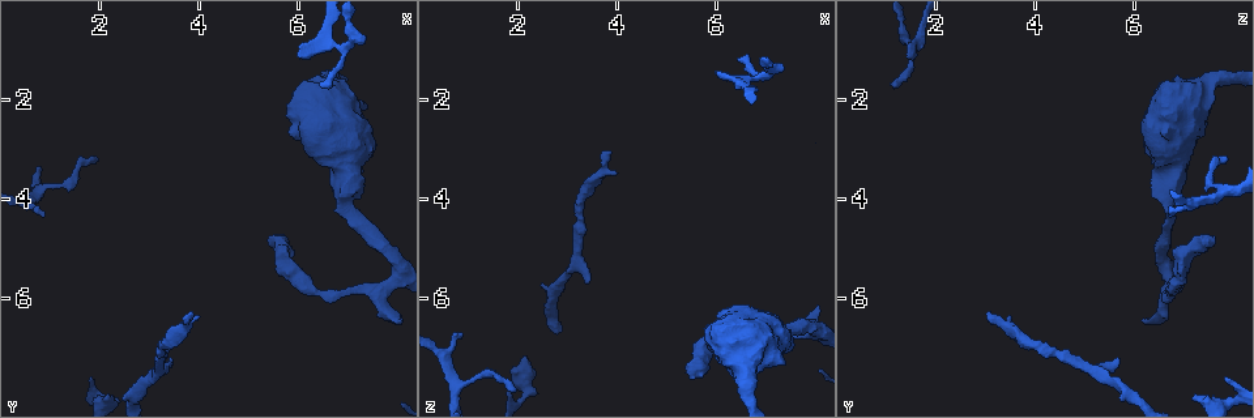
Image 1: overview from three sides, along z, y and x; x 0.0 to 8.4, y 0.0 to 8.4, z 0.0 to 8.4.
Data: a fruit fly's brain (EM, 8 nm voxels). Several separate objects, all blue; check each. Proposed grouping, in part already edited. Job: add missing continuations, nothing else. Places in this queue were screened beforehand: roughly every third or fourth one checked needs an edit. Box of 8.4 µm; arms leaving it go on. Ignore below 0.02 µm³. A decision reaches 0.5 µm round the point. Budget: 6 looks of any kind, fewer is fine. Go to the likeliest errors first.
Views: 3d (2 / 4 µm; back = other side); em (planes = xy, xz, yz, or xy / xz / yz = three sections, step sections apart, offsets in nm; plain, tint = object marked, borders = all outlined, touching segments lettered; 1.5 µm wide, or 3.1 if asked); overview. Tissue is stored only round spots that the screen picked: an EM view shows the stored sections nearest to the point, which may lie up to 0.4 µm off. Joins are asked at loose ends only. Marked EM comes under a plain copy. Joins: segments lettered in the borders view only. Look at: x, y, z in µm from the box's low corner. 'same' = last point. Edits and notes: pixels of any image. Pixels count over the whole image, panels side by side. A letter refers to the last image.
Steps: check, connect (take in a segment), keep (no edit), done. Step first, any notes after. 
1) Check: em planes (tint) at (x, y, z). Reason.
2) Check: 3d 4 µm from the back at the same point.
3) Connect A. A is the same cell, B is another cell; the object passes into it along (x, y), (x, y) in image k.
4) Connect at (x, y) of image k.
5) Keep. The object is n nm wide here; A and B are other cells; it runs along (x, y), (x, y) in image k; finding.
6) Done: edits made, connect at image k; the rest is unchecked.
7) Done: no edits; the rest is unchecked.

Check: 3d 2 µm at (3.90, 6.20, 3.05). Branch stops here.

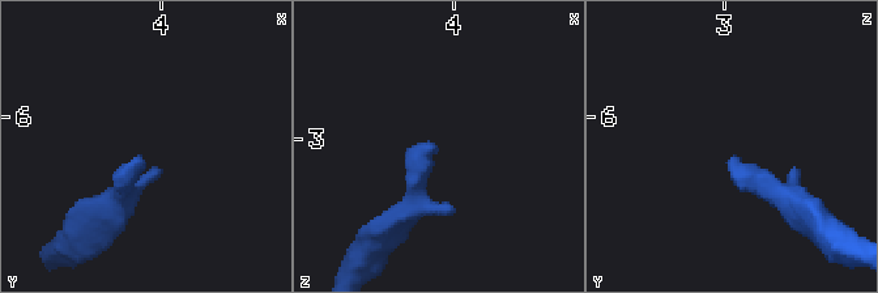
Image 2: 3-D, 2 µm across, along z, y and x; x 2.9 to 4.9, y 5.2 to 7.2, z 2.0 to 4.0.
Check: em planes (tint) at (3.88, 6.26, 3.06). Need the tissue.

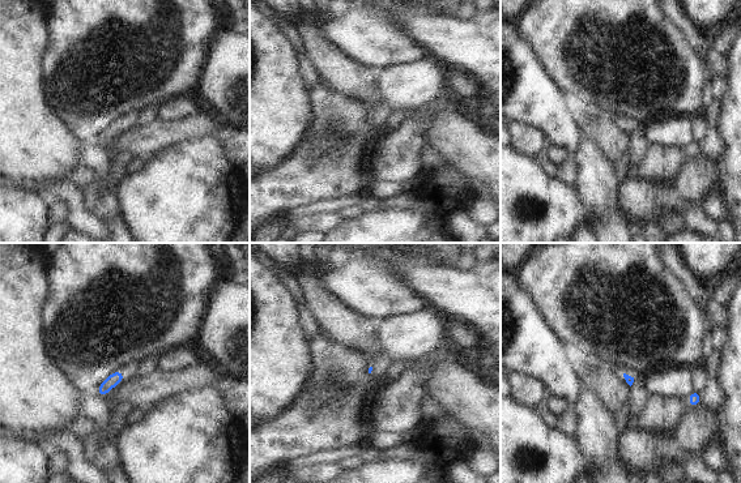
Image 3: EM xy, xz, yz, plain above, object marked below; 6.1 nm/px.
Check: em planes (borders) at the same point.

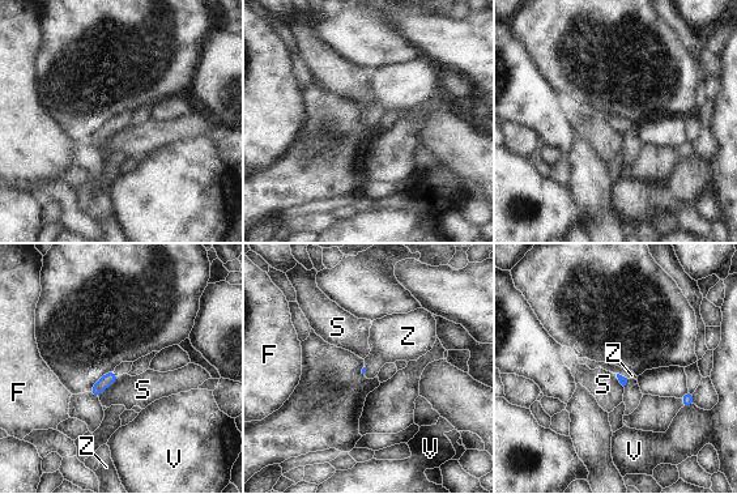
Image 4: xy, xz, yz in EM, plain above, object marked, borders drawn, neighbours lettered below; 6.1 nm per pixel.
Connect Z. Z is the same cell, F, S and V are other cells; the object passes into it along (111, 377), (115, 373), (124, 367) in image 4; the cell continues.

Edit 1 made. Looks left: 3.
Check: overview. See it whole again.

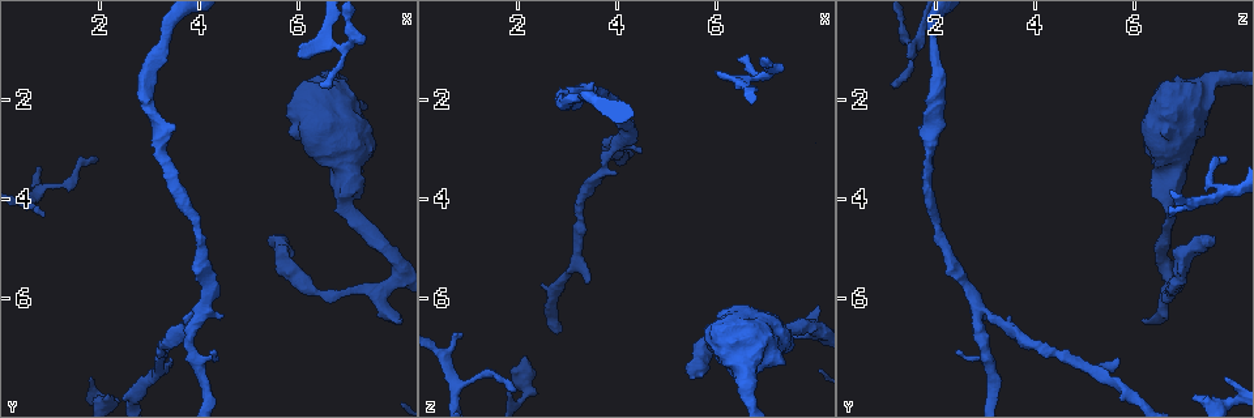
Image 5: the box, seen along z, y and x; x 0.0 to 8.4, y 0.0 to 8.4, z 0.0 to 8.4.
Check: em planes (borders) at (1.80, 7.60, 7.85). End of a long branch.

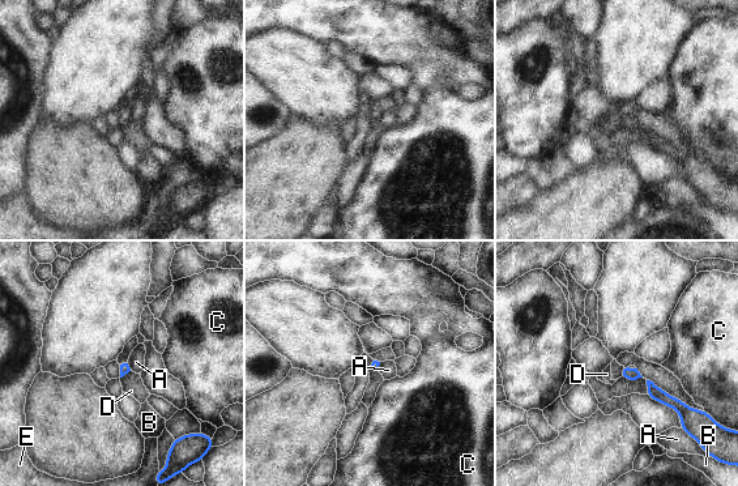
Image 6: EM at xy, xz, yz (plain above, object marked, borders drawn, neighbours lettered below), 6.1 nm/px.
Keep. A, B, C, D and E are other cells; a border runs along (131, 370), (120, 378) in image 6; no lettered segment goes on from it.

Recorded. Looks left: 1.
Done: edits made, connect at image 4; the rest is unchecked.

